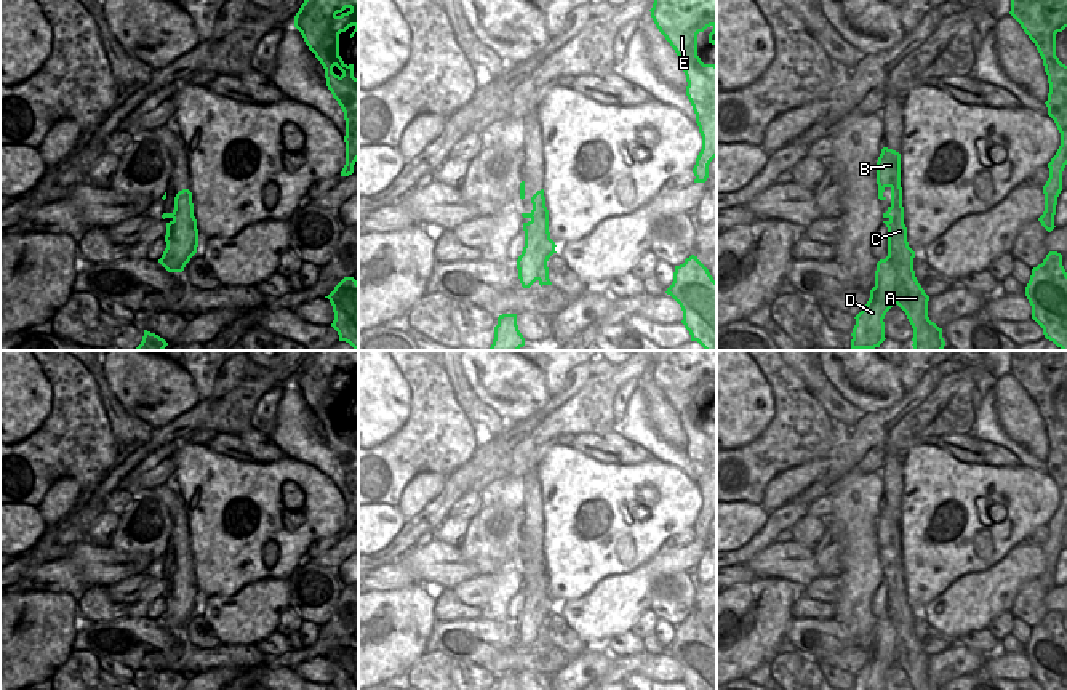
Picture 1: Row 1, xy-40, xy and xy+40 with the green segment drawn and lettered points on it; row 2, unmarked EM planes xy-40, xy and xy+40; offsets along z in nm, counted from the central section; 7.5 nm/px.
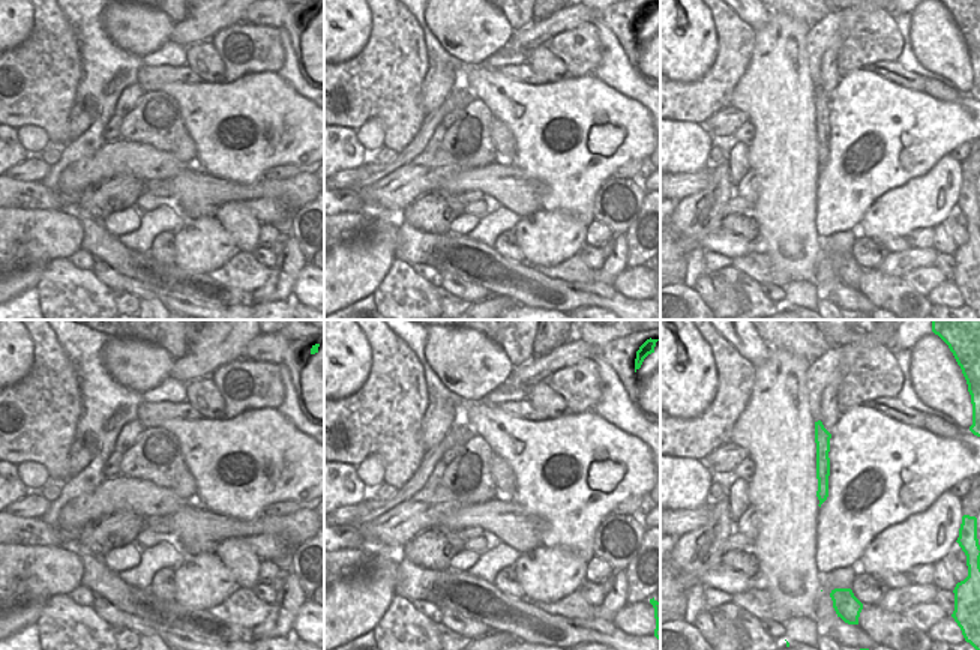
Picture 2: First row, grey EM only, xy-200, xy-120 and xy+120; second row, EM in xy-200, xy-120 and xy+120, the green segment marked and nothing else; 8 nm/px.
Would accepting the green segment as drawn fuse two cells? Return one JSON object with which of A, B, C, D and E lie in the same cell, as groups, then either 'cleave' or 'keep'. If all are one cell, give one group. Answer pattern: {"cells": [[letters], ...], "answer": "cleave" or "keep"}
{"cells": [["A", "B", "C", "E"], ["D"]], "answer": "cleave"}

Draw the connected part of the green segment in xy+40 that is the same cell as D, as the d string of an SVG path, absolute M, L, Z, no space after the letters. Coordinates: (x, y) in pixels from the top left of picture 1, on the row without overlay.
M888 591L888 615L877 621L875 645L865 666L854 676L853 690L885 690L885 674L896 664L896 621L891 591Z

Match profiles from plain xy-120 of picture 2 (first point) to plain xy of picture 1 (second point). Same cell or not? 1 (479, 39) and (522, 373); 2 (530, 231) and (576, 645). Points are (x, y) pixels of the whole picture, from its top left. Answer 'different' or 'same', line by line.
1: same
2: different

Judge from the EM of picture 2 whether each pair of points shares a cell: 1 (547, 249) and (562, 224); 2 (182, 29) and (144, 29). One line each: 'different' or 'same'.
1: same
2: different

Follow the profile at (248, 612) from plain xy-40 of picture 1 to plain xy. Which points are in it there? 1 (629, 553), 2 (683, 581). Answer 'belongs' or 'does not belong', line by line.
1: does not belong
2: does not belong

